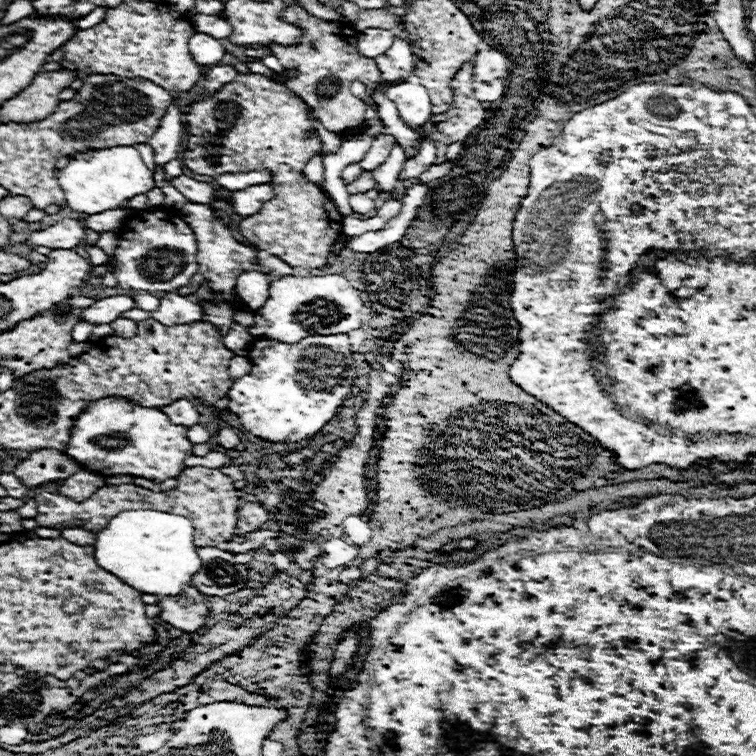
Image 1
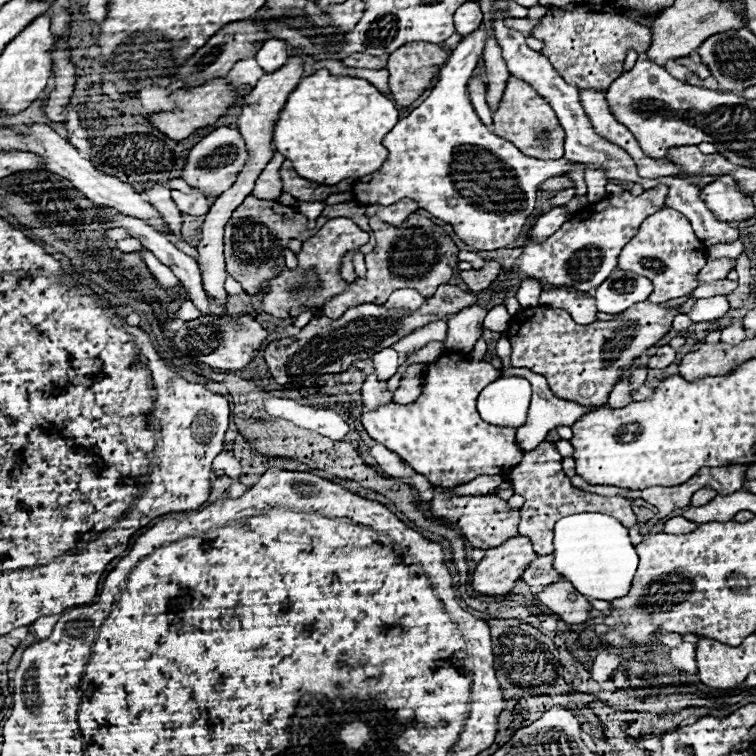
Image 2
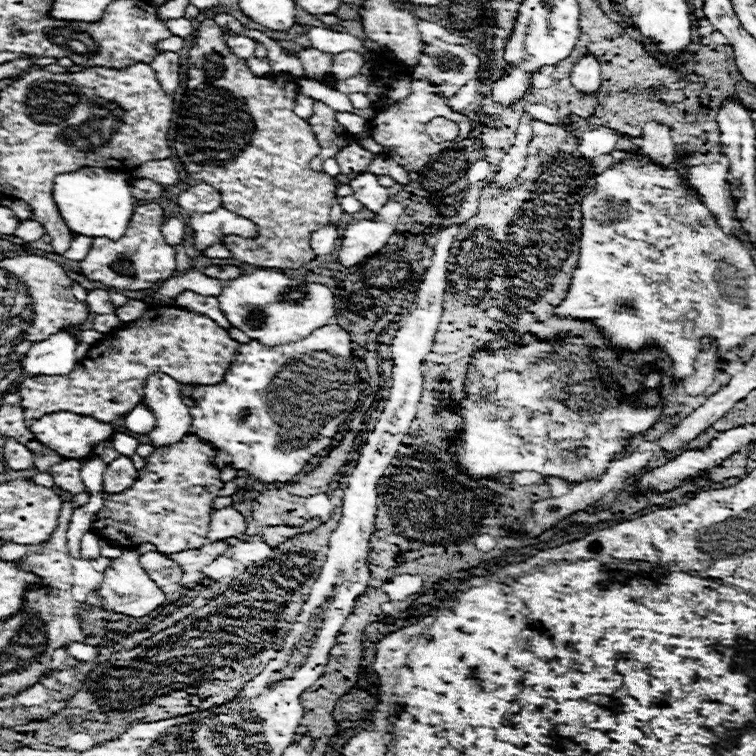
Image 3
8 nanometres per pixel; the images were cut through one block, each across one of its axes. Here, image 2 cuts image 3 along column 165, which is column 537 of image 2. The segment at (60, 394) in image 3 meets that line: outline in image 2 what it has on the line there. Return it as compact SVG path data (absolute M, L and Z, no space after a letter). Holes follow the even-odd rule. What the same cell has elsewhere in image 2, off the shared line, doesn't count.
M680 296L662 304L642 302L634 304L614 320L596 320L588 326L576 324L566 310L560 308L522 308L510 322L508 338L512 344L512 364L518 368L530 368L548 380L554 396L562 400L574 400L576 404L608 404L608 396L614 384L622 378L622 372L632 368L632 360L654 346L672 328L672 320L680 314L680 306L688 296Z

